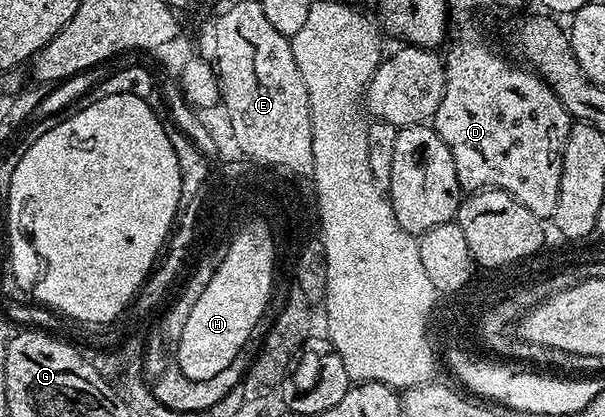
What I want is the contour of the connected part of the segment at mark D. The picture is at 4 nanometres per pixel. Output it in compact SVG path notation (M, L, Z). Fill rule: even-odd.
M478 29L461 30L452 49L446 52L444 73L448 81L434 117L434 127L454 158L458 182L465 193L479 192L481 188L500 188L516 197L522 206L526 206L526 210L530 210L530 214L544 222L547 216L548 219L555 217L558 206L562 154L568 137L570 117L545 80L497 52L488 48Z

